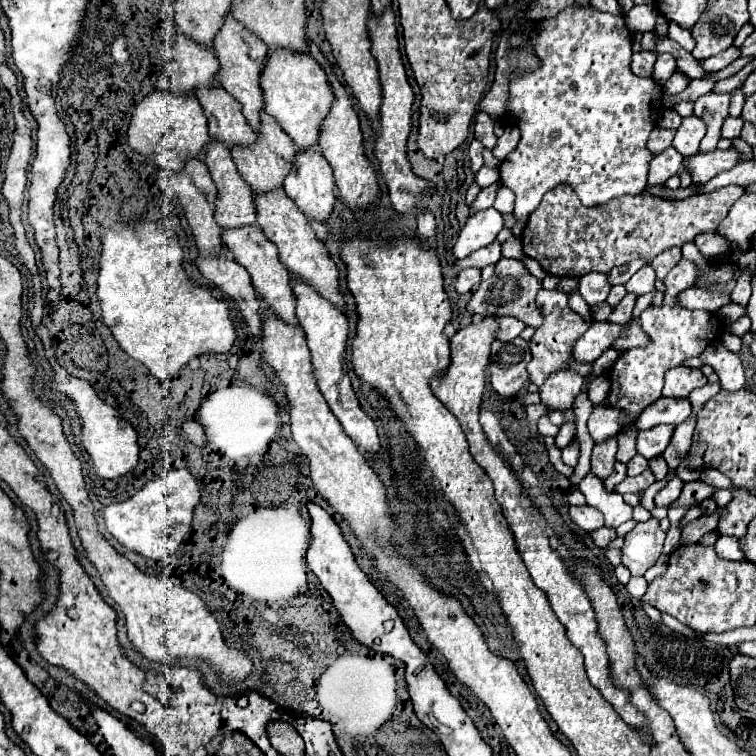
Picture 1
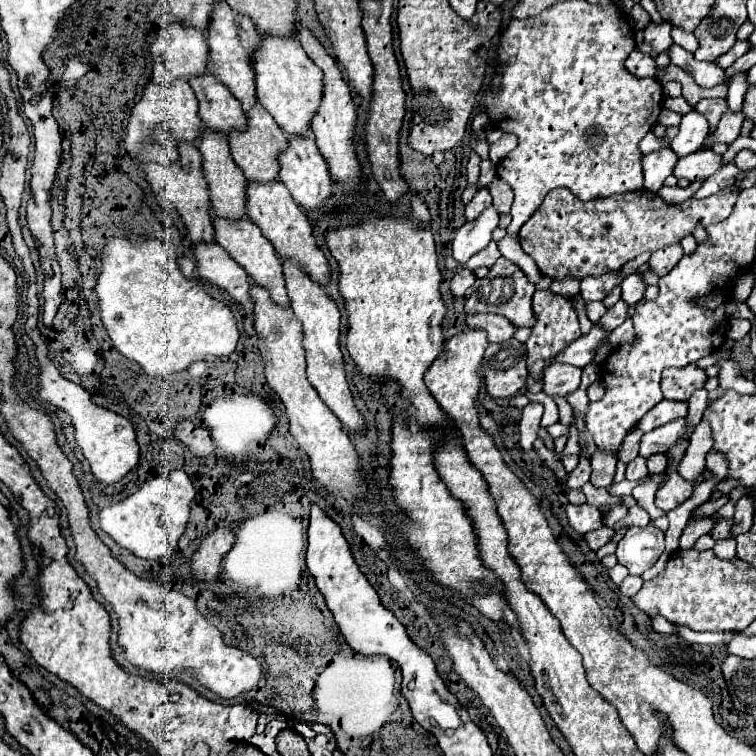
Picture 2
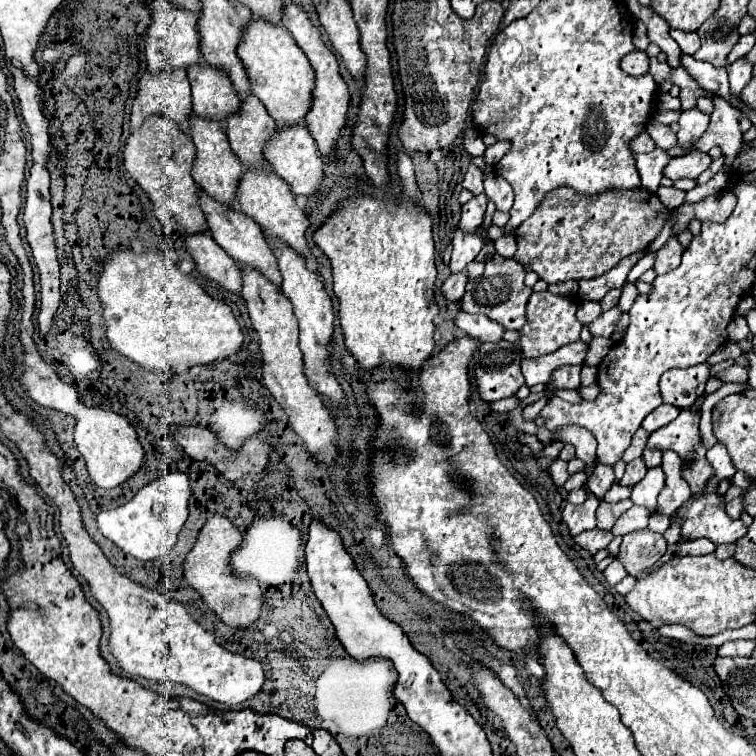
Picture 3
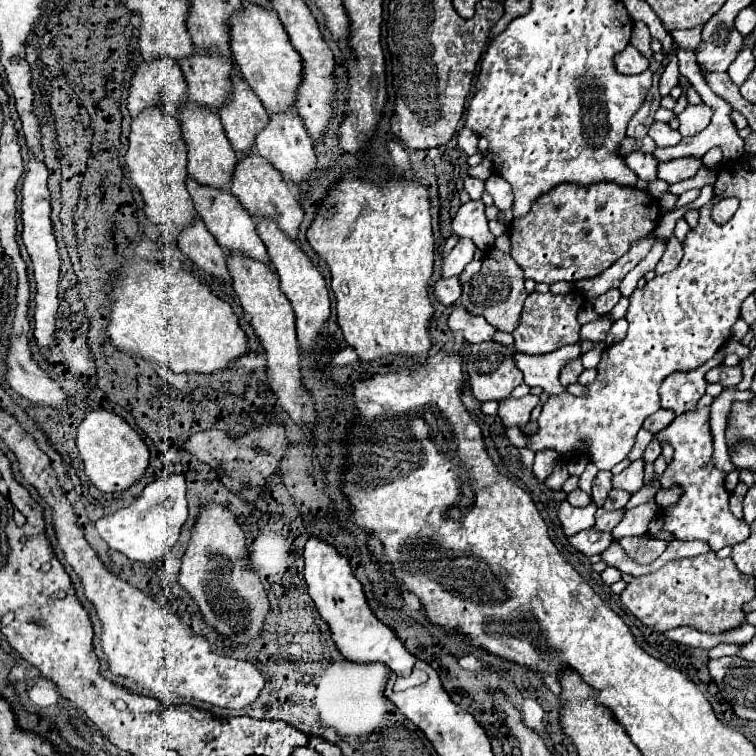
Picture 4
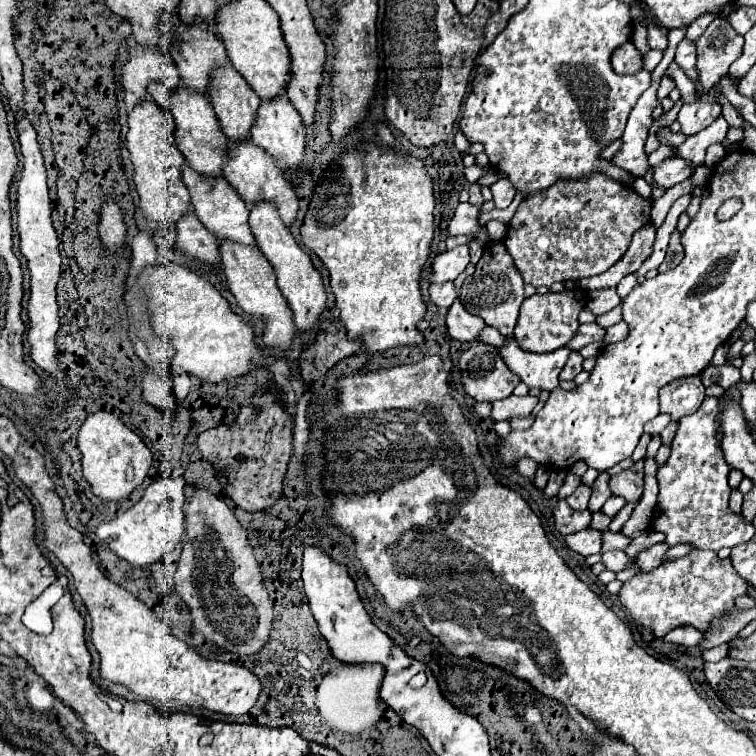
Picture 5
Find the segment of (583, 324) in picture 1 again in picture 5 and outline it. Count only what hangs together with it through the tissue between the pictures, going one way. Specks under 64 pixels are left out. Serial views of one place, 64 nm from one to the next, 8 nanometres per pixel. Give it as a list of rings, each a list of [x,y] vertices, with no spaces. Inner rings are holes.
[[[580,288],[564,290],[560,294],[554,294],[554,292],[534,294],[522,302],[520,318],[514,328],[514,340],[526,352],[536,352],[536,354],[554,352],[566,346],[576,336],[580,326],[578,316],[584,306],[586,306],[586,296],[584,292],[580,292]]]

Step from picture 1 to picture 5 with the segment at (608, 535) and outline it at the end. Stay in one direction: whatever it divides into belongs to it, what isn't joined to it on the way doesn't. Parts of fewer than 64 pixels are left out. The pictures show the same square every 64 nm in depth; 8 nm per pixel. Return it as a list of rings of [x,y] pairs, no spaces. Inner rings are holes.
[[[592,528],[580,530],[576,534],[566,536],[566,546],[572,548],[574,552],[582,554],[582,556],[600,554],[600,550],[602,550],[602,532],[592,530]]]

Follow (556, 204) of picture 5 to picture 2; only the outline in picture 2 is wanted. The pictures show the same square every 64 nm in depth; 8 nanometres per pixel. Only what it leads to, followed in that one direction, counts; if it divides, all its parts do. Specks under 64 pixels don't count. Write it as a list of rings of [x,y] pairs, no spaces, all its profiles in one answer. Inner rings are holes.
[[[728,186],[708,198],[690,198],[680,204],[668,204],[658,194],[640,190],[640,192],[626,192],[624,196],[610,196],[608,200],[592,200],[592,204],[584,204],[578,196],[574,196],[568,188],[554,188],[548,192],[540,208],[530,216],[530,220],[520,228],[520,244],[522,250],[538,264],[540,272],[550,278],[586,278],[586,276],[598,276],[606,272],[616,272],[620,266],[624,266],[628,260],[634,260],[636,256],[648,252],[656,252],[664,246],[678,244],[684,236],[690,236],[698,226],[708,228],[710,224],[722,222],[732,212],[736,198],[740,194],[738,186]]]

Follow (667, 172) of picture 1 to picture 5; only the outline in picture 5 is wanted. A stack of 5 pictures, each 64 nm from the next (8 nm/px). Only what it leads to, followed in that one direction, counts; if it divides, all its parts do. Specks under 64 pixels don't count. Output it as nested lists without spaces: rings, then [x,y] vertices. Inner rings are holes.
[[[678,28],[678,30],[670,30],[670,32],[668,32],[668,48],[664,50],[664,58],[662,58],[662,62],[652,70],[652,84],[650,84],[650,88],[644,92],[644,96],[640,96],[636,108],[630,112],[630,118],[628,118],[624,136],[622,136],[624,146],[622,146],[622,150],[612,158],[614,164],[620,164],[620,168],[626,168],[626,170],[632,172],[634,176],[646,176],[646,172],[652,170],[652,166],[650,166],[650,162],[648,162],[648,154],[644,152],[644,144],[648,137],[648,130],[650,130],[650,126],[652,126],[652,122],[654,122],[654,120],[652,120],[652,110],[660,104],[658,98],[656,98],[656,92],[658,92],[660,78],[662,78],[664,72],[668,70],[668,64],[674,60],[676,46],[678,46],[680,40],[684,38],[684,34],[686,34],[686,28]]]

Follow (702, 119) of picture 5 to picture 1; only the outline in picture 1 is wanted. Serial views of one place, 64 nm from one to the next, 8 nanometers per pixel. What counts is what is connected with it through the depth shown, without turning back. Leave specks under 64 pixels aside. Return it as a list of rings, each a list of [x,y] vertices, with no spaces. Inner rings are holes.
[[[692,114],[688,118],[682,118],[682,126],[676,130],[672,146],[686,158],[694,156],[698,152],[698,146],[700,146],[700,140],[704,138],[704,134],[706,134],[704,122]]]

